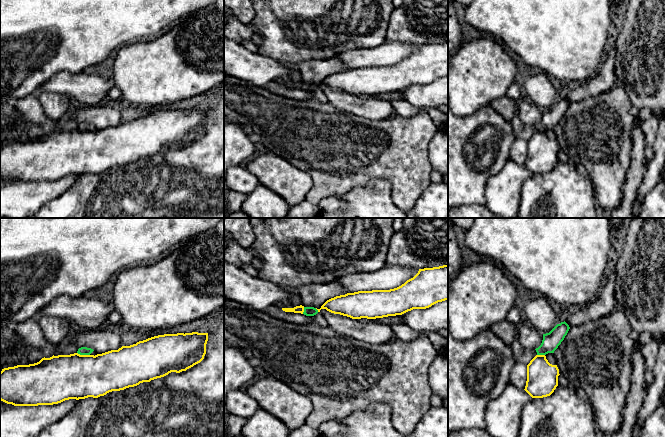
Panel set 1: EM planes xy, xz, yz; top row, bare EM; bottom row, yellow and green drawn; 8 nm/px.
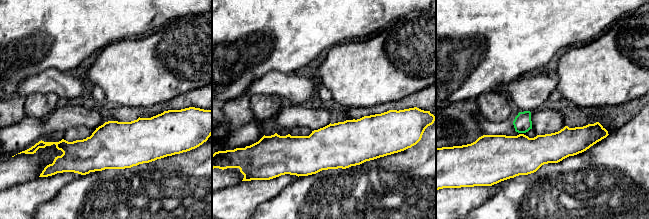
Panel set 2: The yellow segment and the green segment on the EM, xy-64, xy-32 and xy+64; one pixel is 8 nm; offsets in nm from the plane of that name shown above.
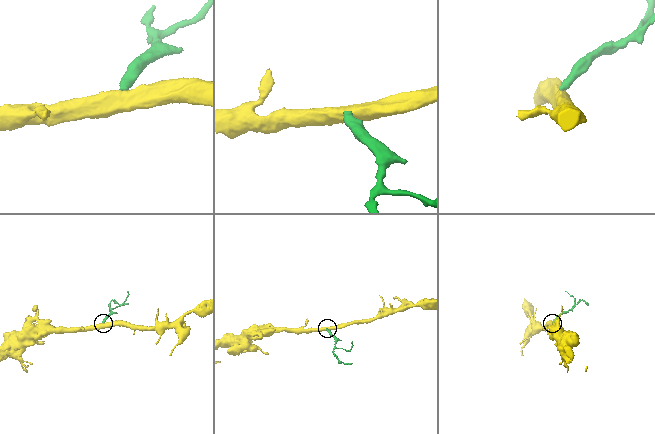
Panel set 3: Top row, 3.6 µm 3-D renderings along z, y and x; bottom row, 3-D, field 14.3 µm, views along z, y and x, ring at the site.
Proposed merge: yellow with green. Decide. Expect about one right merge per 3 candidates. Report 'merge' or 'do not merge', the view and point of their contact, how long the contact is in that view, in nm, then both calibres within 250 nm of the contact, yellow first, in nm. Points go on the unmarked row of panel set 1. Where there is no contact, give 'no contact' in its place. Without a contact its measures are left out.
do not merge; contact xy (83, 131); length 110 nm; calibres 360 and 60 nm

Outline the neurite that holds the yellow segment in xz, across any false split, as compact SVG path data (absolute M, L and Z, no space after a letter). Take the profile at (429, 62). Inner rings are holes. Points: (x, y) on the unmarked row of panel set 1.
M448 41L419 45L418 49L401 62L390 66L358 67L327 76L320 85L352 95L376 95L402 91L413 85L426 85L448 76Z

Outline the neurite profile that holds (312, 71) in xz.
M335 56L325 60L308 60L296 64L300 73L301 81L304 83L303 90L314 92L321 82L329 75L345 71L345 67Z

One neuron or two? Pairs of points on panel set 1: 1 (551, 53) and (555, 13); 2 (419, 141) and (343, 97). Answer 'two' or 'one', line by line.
1: one
2: two

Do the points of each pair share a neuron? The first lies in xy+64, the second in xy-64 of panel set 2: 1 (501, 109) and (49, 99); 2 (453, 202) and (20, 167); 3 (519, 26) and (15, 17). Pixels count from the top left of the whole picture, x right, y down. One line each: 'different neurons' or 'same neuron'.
1: same neuron
2: different neurons
3: same neuron

